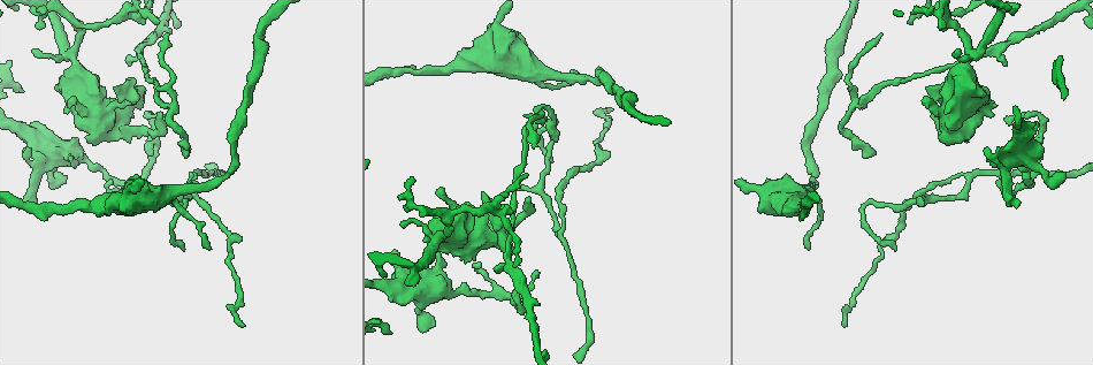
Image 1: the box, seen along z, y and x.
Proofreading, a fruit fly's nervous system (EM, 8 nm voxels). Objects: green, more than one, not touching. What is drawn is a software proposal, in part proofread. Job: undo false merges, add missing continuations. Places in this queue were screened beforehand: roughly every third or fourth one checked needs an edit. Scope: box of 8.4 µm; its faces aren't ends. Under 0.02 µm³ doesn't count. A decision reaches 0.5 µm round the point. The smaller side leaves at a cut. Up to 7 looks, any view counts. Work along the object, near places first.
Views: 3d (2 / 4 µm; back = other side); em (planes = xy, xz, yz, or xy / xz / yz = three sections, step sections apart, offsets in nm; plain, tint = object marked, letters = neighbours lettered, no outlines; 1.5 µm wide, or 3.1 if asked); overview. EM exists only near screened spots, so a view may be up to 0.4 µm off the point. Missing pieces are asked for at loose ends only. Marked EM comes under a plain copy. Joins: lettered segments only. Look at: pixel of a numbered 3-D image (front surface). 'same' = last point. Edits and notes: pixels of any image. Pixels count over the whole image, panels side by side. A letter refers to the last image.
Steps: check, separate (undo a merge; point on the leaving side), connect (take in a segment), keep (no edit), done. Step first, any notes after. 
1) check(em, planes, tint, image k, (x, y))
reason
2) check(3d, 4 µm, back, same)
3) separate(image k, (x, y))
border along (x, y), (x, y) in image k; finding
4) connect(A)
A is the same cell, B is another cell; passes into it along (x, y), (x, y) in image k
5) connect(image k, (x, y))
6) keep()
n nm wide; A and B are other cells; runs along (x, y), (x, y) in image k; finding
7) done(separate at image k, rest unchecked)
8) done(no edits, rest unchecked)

check(em, planes, letters, image 1, (760, 213))
thick end

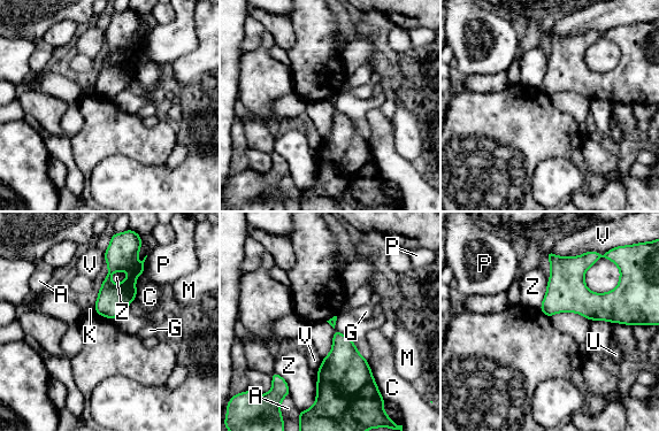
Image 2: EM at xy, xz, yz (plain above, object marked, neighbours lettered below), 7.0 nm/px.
keep()
A, C, G, K, M, P, U, V and Z are other cells; border along (135, 298), (124, 310) in image 2; none of them fits

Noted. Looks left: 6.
check(em, planes, letters, image 1, (610, 108))
thin end

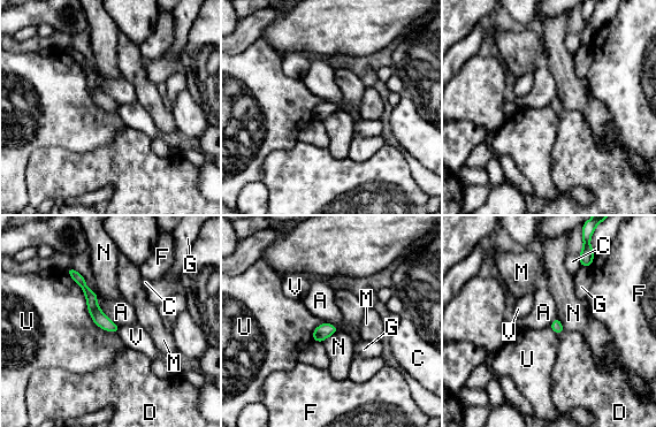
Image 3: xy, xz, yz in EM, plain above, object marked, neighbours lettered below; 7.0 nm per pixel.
keep()
A, C, D, F, G, M, N, U and V are other cells; runs along (70, 271), (93, 310), (115, 329) in image 3; no lettered segment goes on from it

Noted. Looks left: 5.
check(3d, 2 µm, image 1, (151, 154))
tapers out

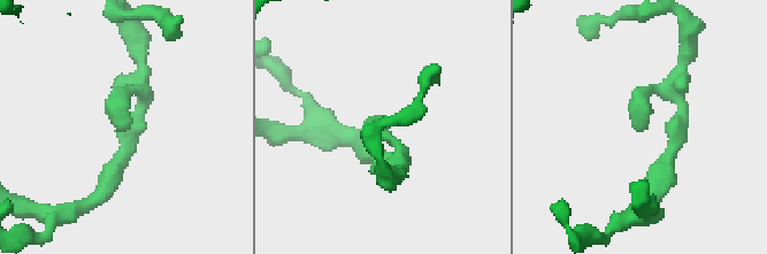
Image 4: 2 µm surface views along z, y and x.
check(em, 3.1 µm, planes, tint, image 4, (128, 126))

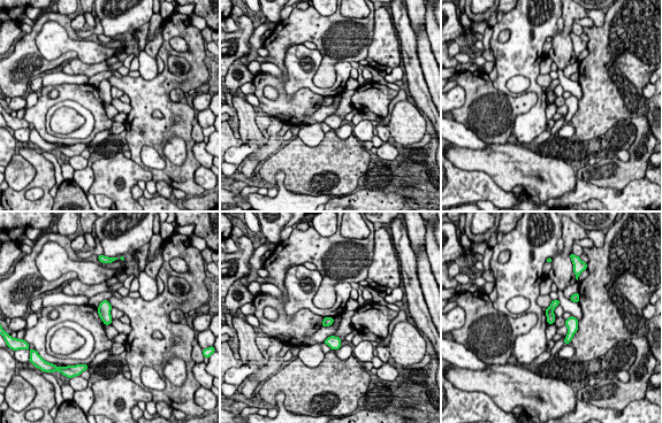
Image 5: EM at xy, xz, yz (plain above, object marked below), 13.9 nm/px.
check(em, 3.1 µm, planes, letters, same)
what lies round it

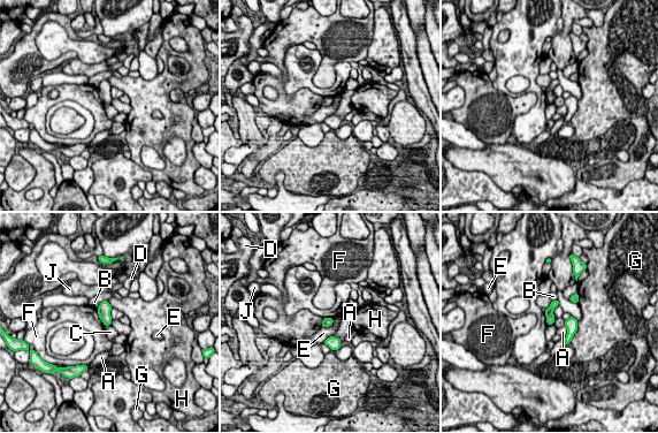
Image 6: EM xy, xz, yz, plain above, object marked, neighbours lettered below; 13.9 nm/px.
keep()
130 nm wide; A, B, C, D, E, F, G, H and J are other cells; no lettered segment goes on from it

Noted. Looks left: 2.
done(no edits, rest unchecked)

